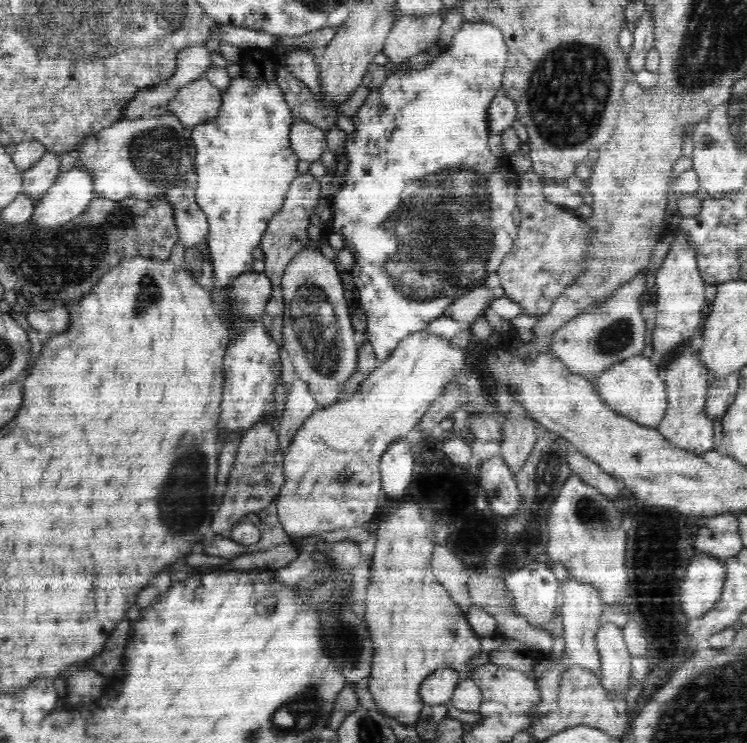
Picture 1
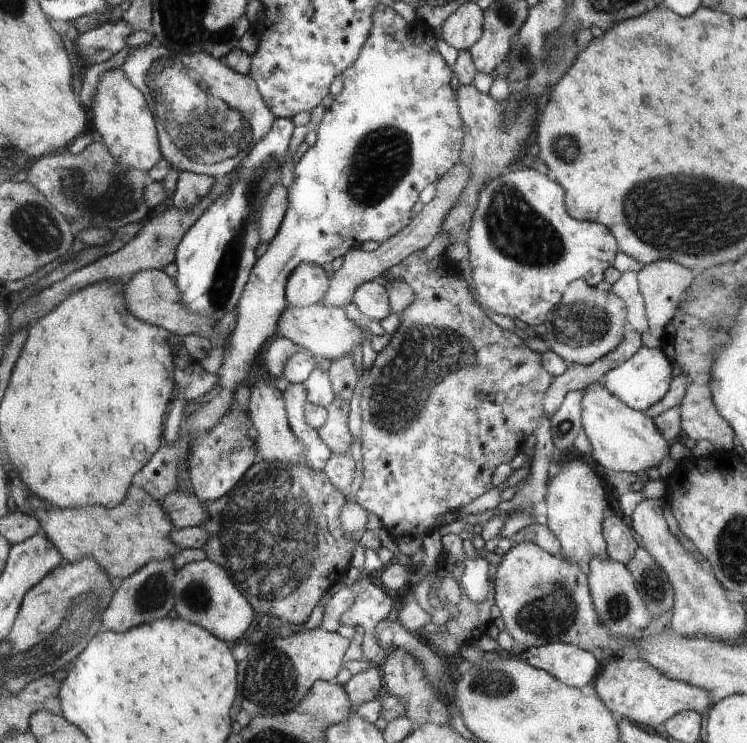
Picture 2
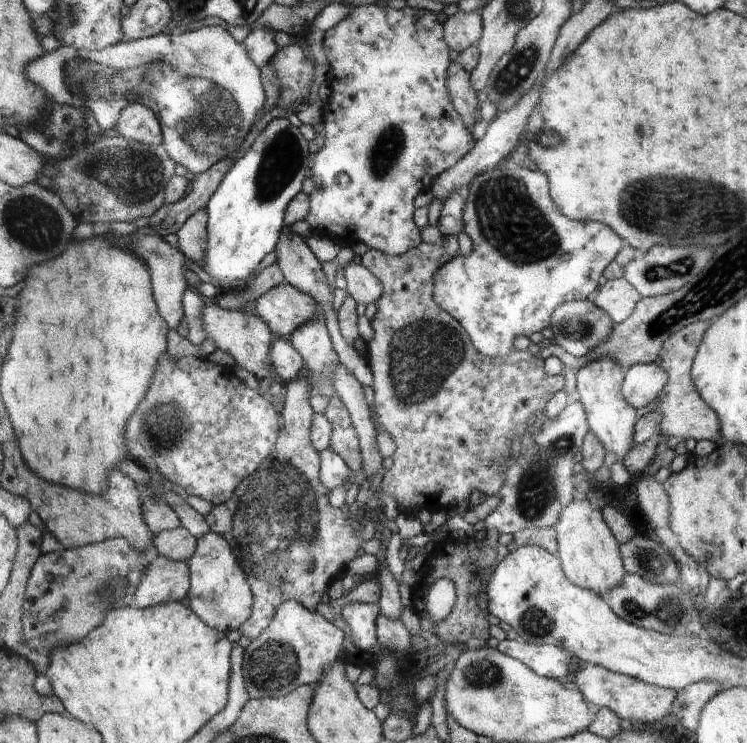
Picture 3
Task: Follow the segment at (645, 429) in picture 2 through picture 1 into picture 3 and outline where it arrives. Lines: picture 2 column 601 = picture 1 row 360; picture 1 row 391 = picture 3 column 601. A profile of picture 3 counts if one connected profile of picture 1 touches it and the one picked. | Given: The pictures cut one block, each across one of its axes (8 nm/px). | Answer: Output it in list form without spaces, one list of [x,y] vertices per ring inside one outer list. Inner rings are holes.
[[[608,354],[584,364],[575,374],[577,400],[587,409],[587,421],[591,423],[592,432],[600,440],[605,452],[616,454],[622,460],[635,446],[635,426],[638,424],[636,408],[627,402],[622,393],[626,372],[620,362]]]

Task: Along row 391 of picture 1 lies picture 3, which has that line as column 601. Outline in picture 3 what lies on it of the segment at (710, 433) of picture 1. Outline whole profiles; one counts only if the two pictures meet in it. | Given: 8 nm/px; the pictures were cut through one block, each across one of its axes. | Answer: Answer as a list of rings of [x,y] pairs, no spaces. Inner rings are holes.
[[[582,665],[572,680],[579,686],[592,708],[609,708],[618,718],[626,718],[639,727],[650,727],[656,720],[662,720],[670,712],[670,708],[674,708],[672,702],[676,701],[676,690],[651,685],[640,679],[612,672],[603,666]]]

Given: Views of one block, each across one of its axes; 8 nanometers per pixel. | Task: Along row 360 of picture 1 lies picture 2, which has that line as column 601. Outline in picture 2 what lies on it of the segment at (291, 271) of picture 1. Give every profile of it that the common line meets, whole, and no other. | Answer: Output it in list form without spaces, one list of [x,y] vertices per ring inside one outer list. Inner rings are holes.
[[[580,279],[564,290],[562,301],[551,310],[545,322],[547,333],[544,340],[549,349],[567,364],[589,365],[606,357],[622,344],[626,317],[626,304],[618,295],[610,290],[600,291],[597,287],[588,286],[587,282]]]

